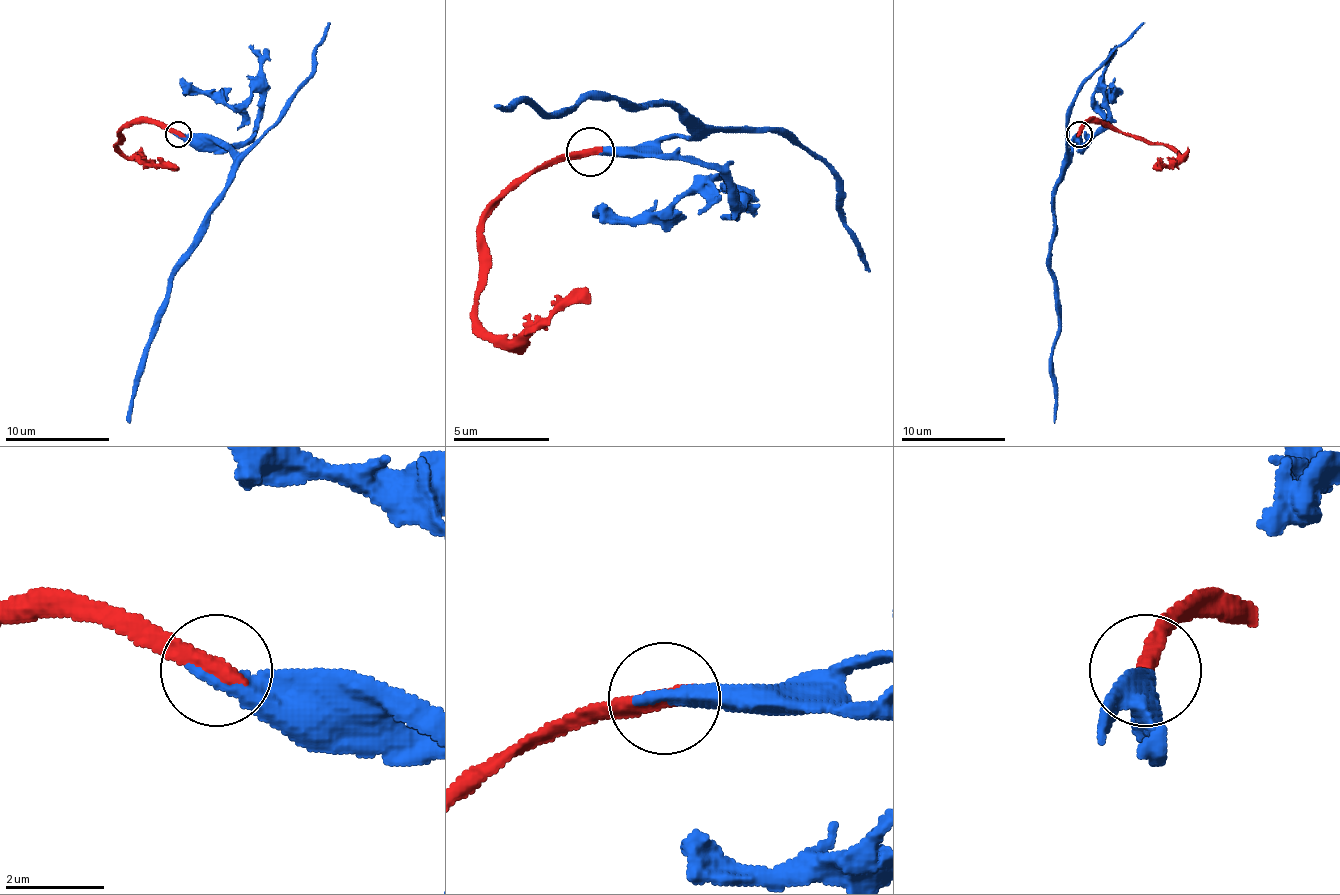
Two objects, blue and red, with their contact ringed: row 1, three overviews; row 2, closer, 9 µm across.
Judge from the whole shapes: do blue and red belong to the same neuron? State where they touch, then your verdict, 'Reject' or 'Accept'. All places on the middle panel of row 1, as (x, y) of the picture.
Place: (590, 151). Accept

